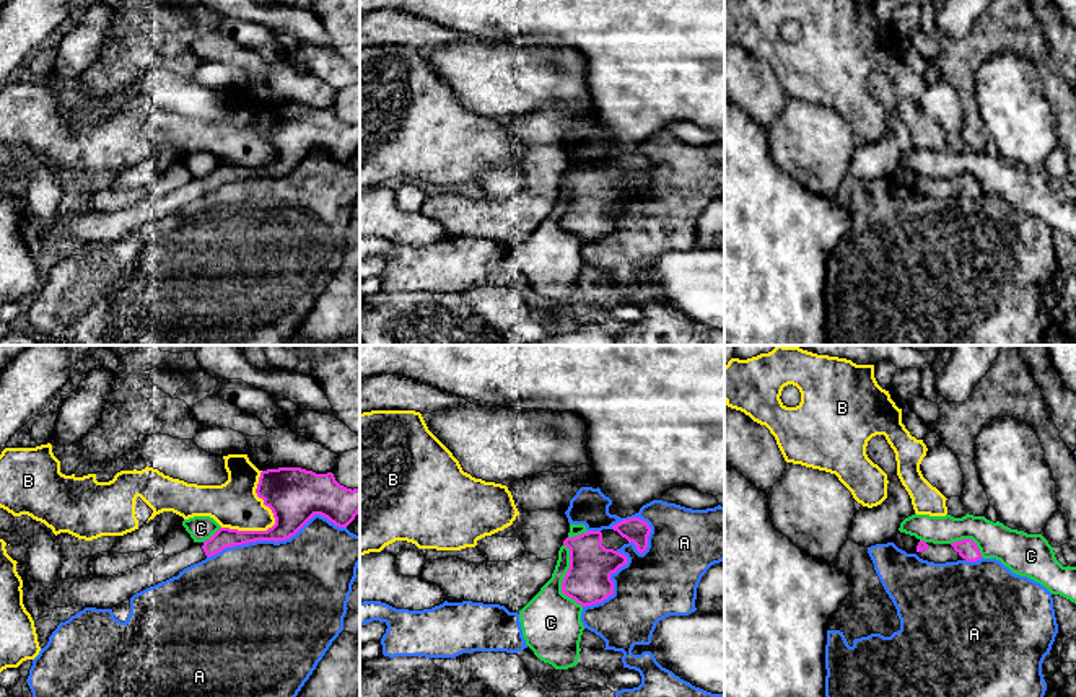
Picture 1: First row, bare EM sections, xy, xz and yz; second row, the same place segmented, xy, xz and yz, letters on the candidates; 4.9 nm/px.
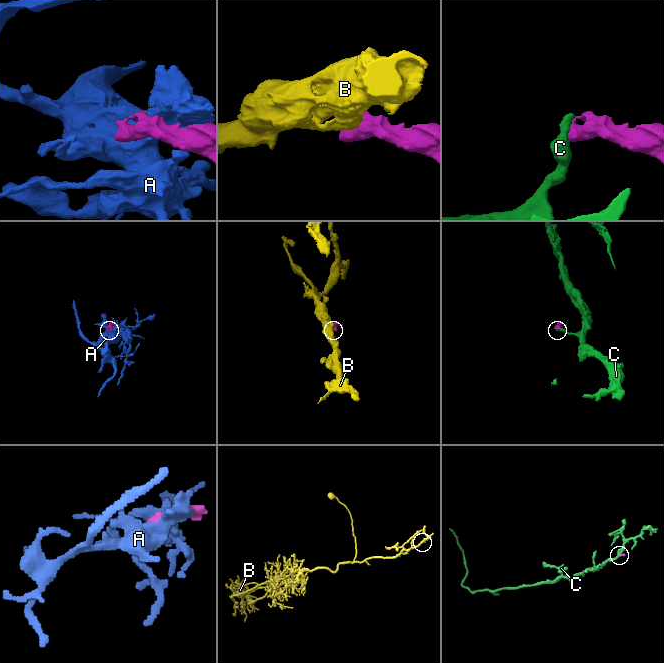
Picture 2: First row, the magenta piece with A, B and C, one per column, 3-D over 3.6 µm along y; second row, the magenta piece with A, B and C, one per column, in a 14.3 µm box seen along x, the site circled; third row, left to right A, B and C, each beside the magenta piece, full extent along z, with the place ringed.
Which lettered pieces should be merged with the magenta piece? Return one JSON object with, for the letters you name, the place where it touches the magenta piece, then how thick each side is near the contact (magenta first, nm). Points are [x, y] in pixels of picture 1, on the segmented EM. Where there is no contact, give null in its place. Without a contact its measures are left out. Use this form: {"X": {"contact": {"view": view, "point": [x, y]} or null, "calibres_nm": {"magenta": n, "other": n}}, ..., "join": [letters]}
{"join": []}

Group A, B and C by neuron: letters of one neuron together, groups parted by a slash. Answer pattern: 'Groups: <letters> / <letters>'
Groups: A / B / C

